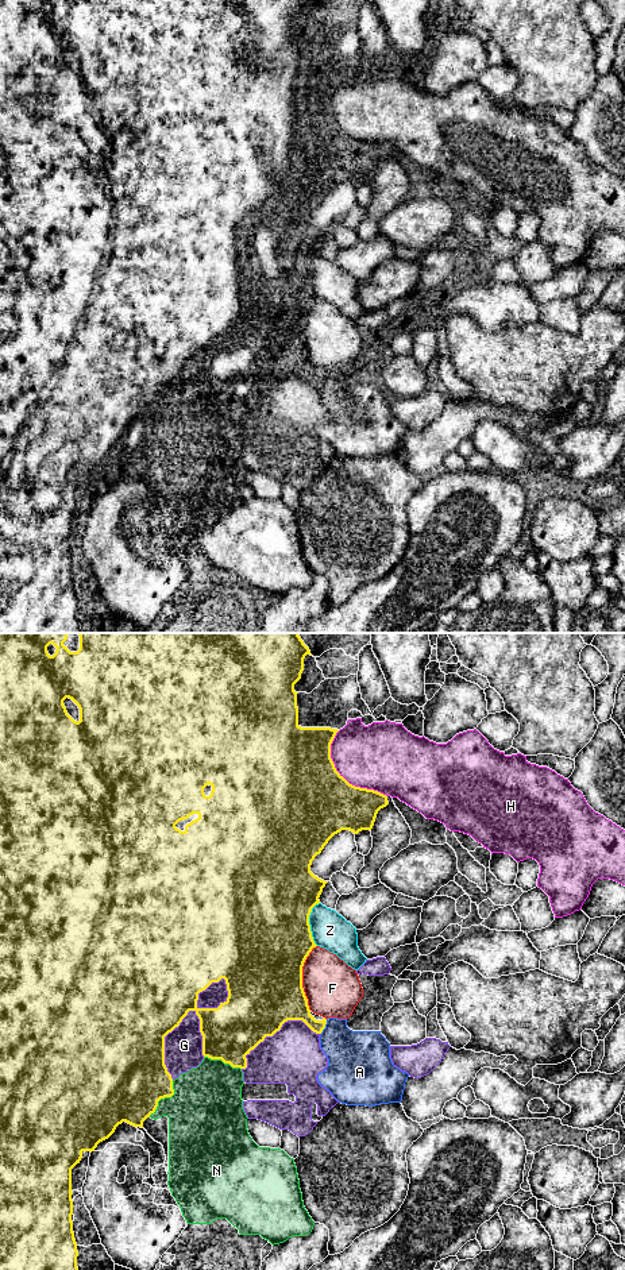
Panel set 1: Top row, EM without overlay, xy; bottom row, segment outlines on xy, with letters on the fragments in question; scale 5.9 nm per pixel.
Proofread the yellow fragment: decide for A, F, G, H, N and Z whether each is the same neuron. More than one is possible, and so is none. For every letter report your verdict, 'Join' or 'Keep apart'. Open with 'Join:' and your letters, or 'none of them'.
Join: none of them
A: Keep apart
F: Keep apart
G: Keep apart
H: Keep apart
N: Keep apart
Z: Keep apart

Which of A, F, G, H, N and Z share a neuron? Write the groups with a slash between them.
A / F / G / H / N / Z

